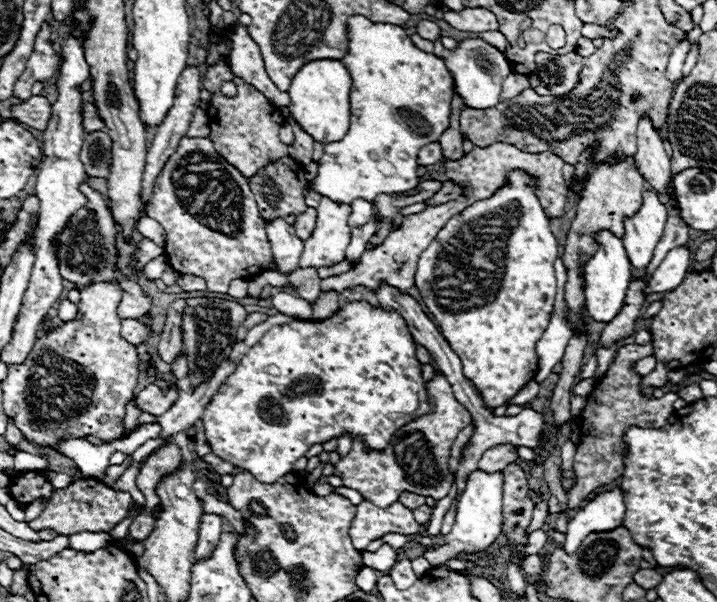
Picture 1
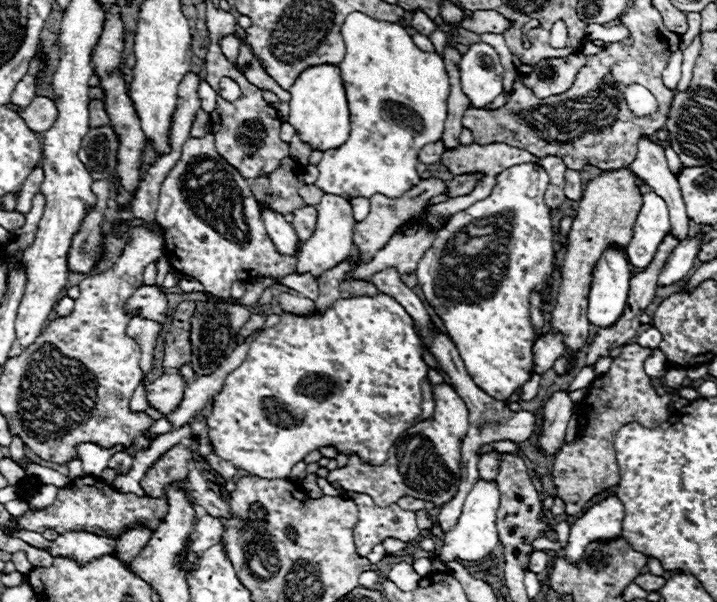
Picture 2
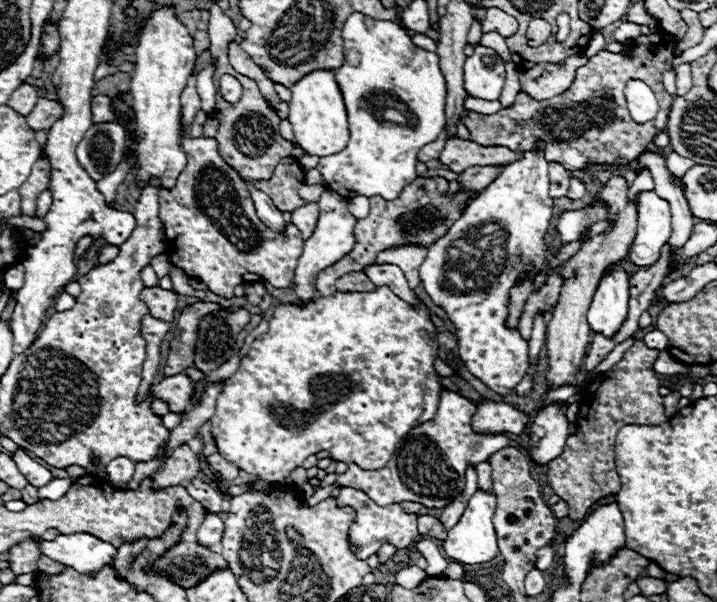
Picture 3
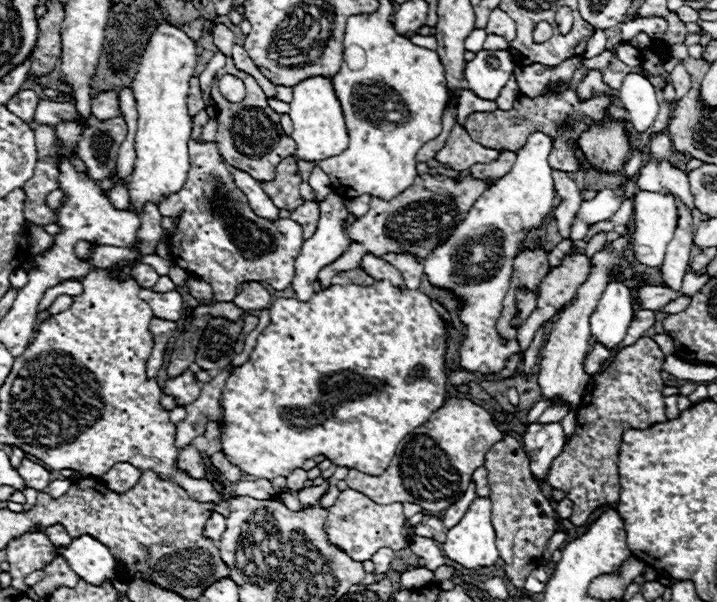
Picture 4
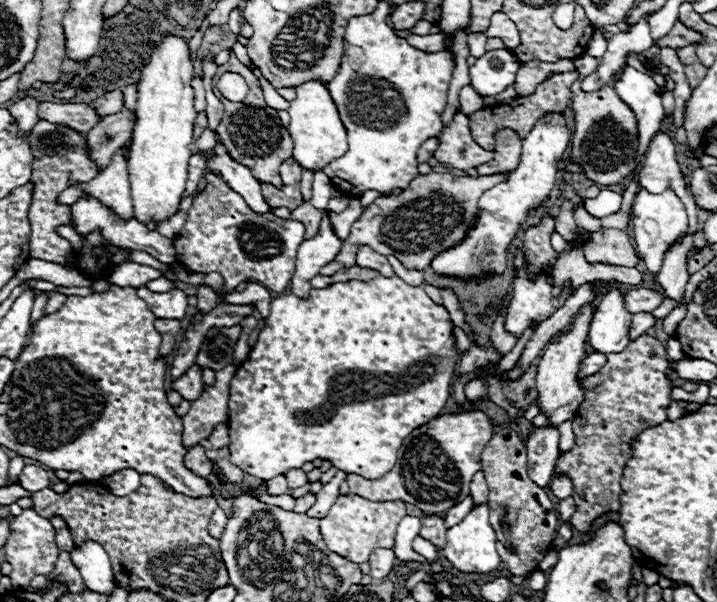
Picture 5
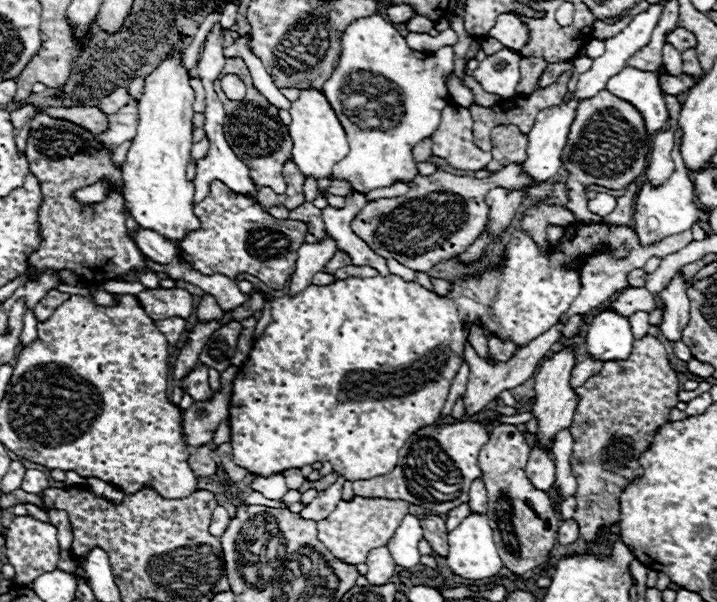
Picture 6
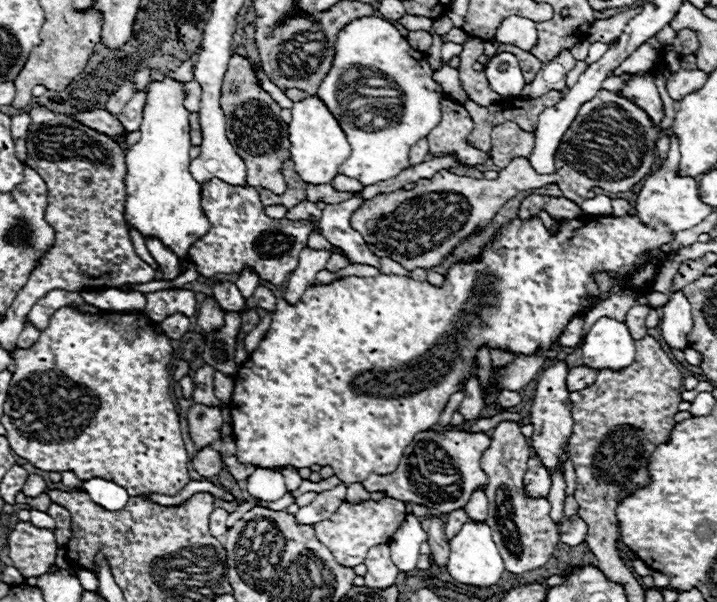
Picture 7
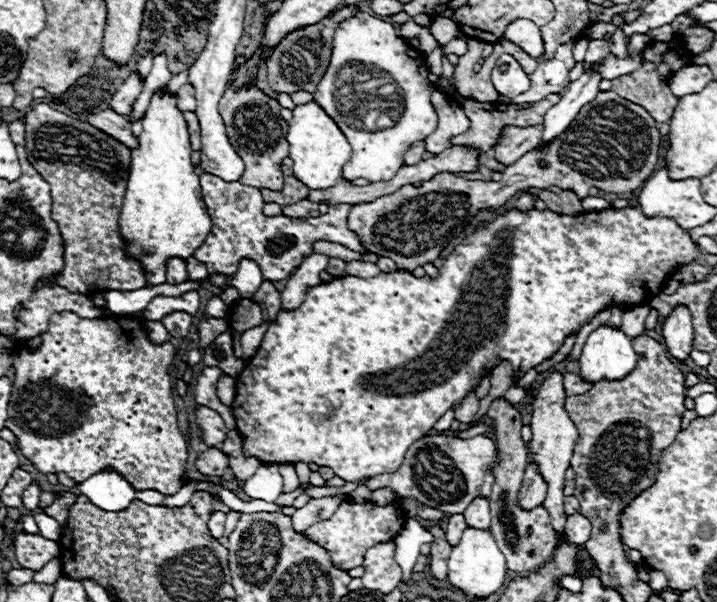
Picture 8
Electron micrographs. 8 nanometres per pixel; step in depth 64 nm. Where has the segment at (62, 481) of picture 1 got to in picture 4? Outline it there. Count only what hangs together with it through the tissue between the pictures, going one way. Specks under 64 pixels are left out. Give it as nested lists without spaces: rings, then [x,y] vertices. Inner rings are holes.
[[[22,460],[22,466],[18,468],[18,474],[22,476],[26,488],[32,488],[32,490],[44,490],[48,484],[50,484],[50,472],[46,468],[42,468],[40,464],[34,464],[30,460]]]

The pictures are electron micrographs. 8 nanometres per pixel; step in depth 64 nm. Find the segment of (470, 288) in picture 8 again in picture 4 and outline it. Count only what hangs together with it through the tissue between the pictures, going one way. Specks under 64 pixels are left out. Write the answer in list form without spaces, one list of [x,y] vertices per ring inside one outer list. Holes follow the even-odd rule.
[[[376,280],[372,286],[358,286],[358,284],[334,284],[326,290],[314,292],[308,302],[300,302],[294,298],[278,298],[270,308],[270,324],[258,336],[258,342],[242,366],[234,368],[228,384],[224,388],[224,418],[222,426],[222,452],[226,454],[228,462],[236,464],[242,472],[252,474],[256,478],[274,480],[276,476],[288,476],[292,470],[302,468],[304,460],[310,460],[318,454],[324,454],[336,466],[354,468],[368,476],[380,476],[392,462],[396,446],[400,440],[410,434],[414,428],[422,426],[430,420],[430,416],[442,408],[446,400],[446,386],[448,386],[448,370],[446,370],[446,330],[440,314],[432,308],[432,302],[420,290],[410,288],[396,288],[390,280]],[[518,288],[516,292],[516,306],[518,306],[518,316],[512,320],[514,328],[520,328],[524,320],[536,310],[536,300],[538,300],[538,290],[526,290]]]

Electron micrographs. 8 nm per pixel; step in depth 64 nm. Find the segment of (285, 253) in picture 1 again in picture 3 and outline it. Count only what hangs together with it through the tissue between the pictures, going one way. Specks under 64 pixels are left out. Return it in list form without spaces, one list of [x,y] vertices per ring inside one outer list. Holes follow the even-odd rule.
[[[244,180],[244,184],[254,200],[254,208],[258,212],[260,220],[264,220],[264,224],[268,224],[268,228],[272,228],[274,232],[280,232],[280,228],[284,228],[284,218],[282,218],[282,212],[272,204],[270,196],[266,196],[258,188],[254,188],[254,184],[250,180]]]

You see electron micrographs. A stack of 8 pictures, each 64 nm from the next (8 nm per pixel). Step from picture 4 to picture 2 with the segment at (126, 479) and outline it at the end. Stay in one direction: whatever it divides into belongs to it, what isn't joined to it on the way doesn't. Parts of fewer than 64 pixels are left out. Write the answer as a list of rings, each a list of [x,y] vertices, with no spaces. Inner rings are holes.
[[[124,452],[114,454],[114,456],[108,460],[108,468],[116,470],[116,474],[126,474],[128,468],[132,468],[132,456],[130,456],[130,454],[124,454]]]

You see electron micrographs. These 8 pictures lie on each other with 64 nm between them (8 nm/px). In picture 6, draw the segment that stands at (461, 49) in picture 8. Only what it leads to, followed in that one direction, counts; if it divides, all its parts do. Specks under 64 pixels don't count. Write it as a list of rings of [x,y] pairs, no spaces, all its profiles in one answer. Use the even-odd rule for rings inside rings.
[[[380,14],[358,18],[356,22],[352,22],[344,30],[340,42],[342,42],[342,52],[338,66],[332,72],[332,76],[324,82],[322,92],[332,104],[332,110],[336,112],[342,128],[346,130],[350,154],[344,160],[340,160],[340,164],[336,164],[332,176],[348,180],[356,192],[364,192],[364,194],[374,188],[388,188],[394,180],[410,182],[418,174],[416,162],[412,160],[412,148],[420,140],[430,138],[434,128],[440,126],[442,108],[448,104],[448,90],[444,86],[444,78],[454,68],[454,48],[444,46],[436,54],[424,54],[412,50],[406,44],[404,36],[400,36],[398,30]],[[382,76],[386,80],[382,80]],[[400,96],[402,96],[402,108],[400,108]],[[388,100],[398,100],[398,102],[396,106],[388,106]],[[368,112],[372,114],[372,118],[380,120],[378,128],[368,128]]]

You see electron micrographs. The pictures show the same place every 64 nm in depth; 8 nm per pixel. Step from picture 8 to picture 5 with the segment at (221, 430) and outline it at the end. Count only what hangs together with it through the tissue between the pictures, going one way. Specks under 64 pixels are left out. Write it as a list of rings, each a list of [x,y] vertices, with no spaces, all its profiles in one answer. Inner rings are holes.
[[[230,364],[216,372],[216,384],[204,388],[200,400],[194,400],[188,414],[182,418],[182,440],[184,446],[196,446],[206,440],[214,426],[228,420],[228,394],[230,380],[236,374],[236,366]]]

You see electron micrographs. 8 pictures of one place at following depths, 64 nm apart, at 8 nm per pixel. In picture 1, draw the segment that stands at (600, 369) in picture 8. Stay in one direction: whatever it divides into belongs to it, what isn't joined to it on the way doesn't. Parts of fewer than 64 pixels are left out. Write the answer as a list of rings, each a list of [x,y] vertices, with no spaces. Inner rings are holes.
[[[608,230],[598,234],[598,252],[592,256],[592,260],[586,264],[586,310],[588,316],[596,322],[610,322],[622,308],[628,284],[632,280],[632,264],[626,256],[626,250],[622,246],[622,240],[612,236]]]

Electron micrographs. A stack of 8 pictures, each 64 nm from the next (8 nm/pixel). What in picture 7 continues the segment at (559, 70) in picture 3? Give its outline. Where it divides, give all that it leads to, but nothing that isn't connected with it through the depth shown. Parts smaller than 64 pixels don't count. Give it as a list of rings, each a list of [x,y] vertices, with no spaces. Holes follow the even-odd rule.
[[[498,44],[498,46],[496,54],[507,51],[512,52],[518,58],[520,70],[524,72],[524,80],[526,80],[526,84],[530,84],[534,80],[534,76],[538,74],[538,70],[540,70],[540,60],[536,60],[530,52],[524,52],[524,50],[520,50],[516,46],[510,46],[510,44]]]

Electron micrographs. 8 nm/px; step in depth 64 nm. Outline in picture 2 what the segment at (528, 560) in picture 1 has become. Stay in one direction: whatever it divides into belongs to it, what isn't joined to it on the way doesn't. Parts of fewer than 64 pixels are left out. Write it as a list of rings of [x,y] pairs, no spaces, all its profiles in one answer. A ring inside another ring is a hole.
[[[538,550],[532,554],[532,560],[530,560],[530,572],[536,572],[536,574],[542,574],[546,568],[550,566],[550,556],[544,552],[544,550]]]

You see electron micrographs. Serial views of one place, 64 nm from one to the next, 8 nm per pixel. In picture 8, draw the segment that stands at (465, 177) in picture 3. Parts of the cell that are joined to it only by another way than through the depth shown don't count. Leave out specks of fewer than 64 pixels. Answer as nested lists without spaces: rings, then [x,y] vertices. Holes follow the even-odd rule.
[[[528,126],[528,128],[506,128],[496,144],[496,160],[510,166],[528,154],[532,148],[540,144],[544,126]]]

